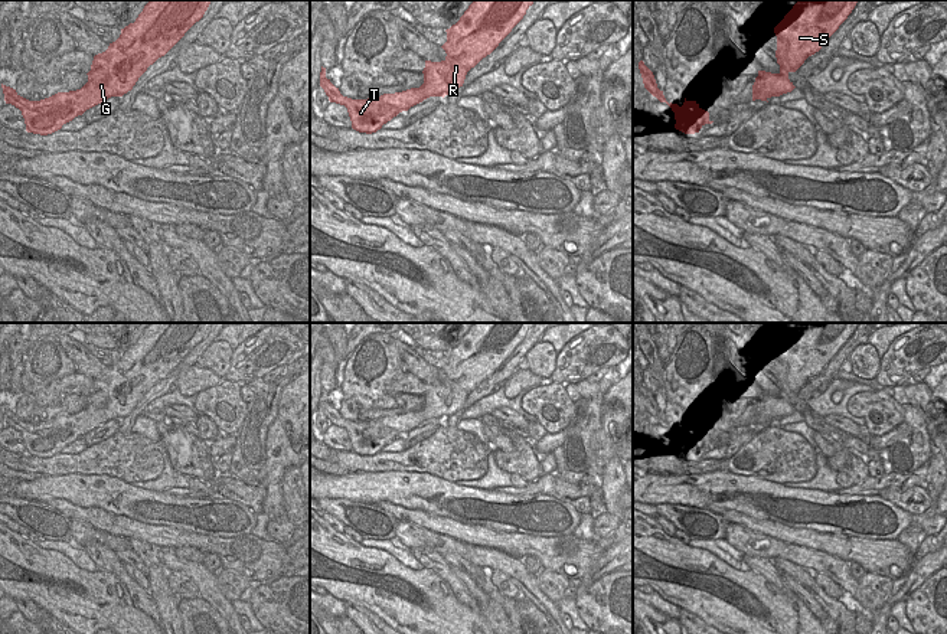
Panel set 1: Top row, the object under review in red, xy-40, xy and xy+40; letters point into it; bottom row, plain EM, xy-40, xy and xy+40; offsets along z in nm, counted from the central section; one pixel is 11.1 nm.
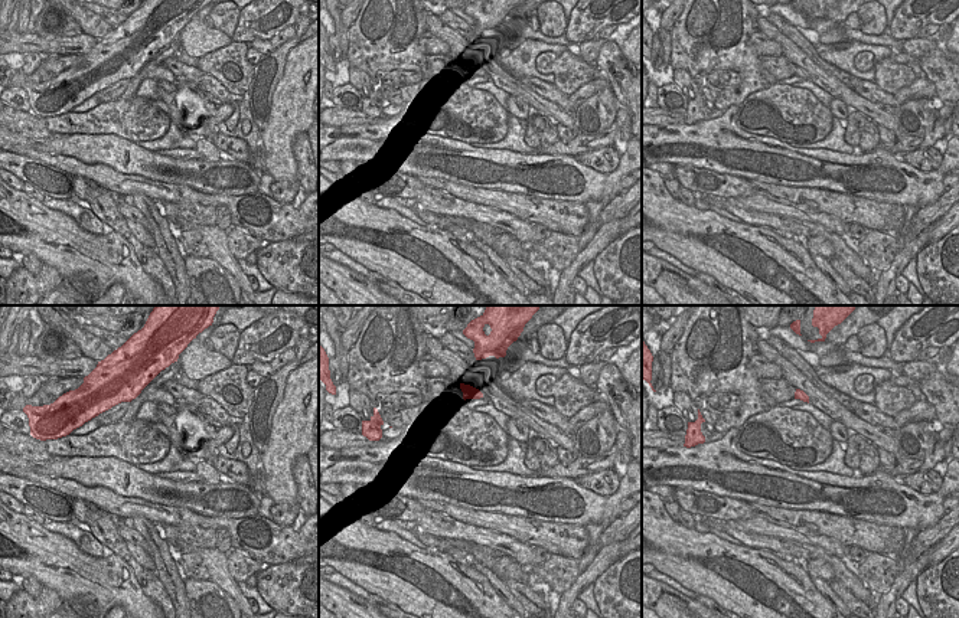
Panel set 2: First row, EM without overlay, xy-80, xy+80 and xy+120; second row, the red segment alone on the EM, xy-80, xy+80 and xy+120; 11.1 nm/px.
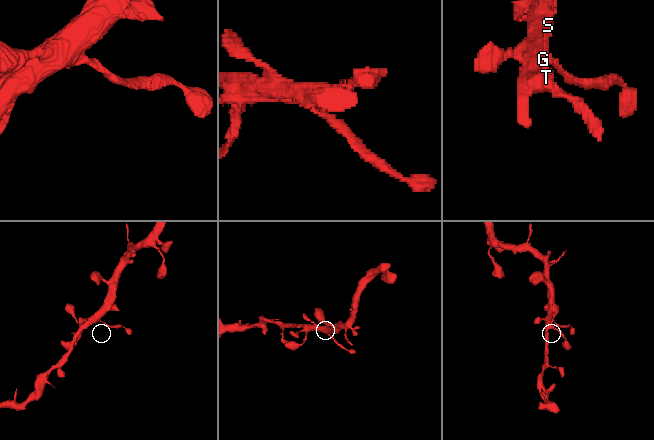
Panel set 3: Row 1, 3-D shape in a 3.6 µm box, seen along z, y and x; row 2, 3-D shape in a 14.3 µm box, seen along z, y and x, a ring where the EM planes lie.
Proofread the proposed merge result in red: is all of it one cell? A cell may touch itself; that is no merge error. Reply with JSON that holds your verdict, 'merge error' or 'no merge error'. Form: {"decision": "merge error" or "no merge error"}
{"decision": "no merge error"}

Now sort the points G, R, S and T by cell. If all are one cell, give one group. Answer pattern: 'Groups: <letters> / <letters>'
Groups: G R S T

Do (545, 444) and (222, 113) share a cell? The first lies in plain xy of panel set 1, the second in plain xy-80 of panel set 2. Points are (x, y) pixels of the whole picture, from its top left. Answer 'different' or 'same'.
same

